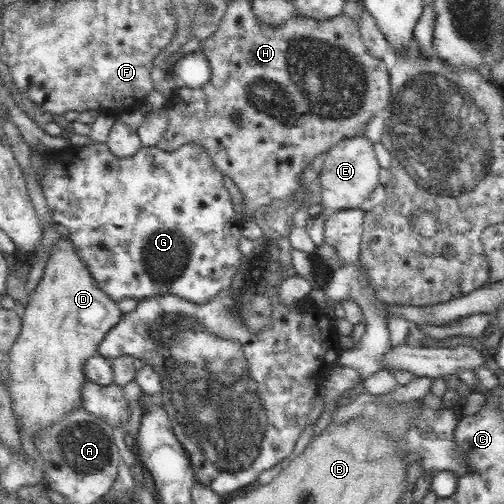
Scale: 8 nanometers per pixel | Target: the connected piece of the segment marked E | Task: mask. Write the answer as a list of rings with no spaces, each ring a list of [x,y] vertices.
[[[365,136],[344,139],[327,150],[324,162],[318,172],[320,180],[320,204],[323,214],[329,215],[346,209],[356,209],[378,186],[379,165],[373,150],[373,143]]]

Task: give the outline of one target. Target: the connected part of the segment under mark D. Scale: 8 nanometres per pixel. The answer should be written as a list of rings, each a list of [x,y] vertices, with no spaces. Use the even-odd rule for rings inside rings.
[[[60,235],[46,252],[44,272],[36,288],[30,292],[28,304],[20,312],[21,334],[10,352],[10,395],[14,410],[27,433],[36,427],[50,424],[81,404],[79,392],[86,382],[82,371],[84,361],[97,353],[98,344],[123,316],[117,300],[98,283],[80,247],[70,235]]]

